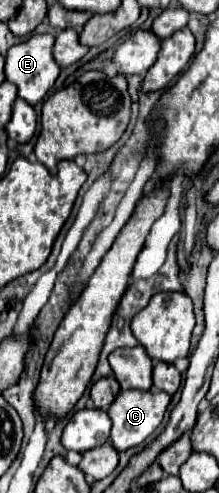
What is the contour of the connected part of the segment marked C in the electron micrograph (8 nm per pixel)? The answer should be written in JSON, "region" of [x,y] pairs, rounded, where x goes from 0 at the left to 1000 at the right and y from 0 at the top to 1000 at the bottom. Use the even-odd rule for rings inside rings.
{"region":[[[575,791],[548,795],[539,807],[493,828],[493,840],[511,848],[511,884],[502,897],[539,917],[566,917],[584,909],[639,905],[740,856],[749,836],[776,819],[776,803],[758,795],[658,795],[658,791]]]}

